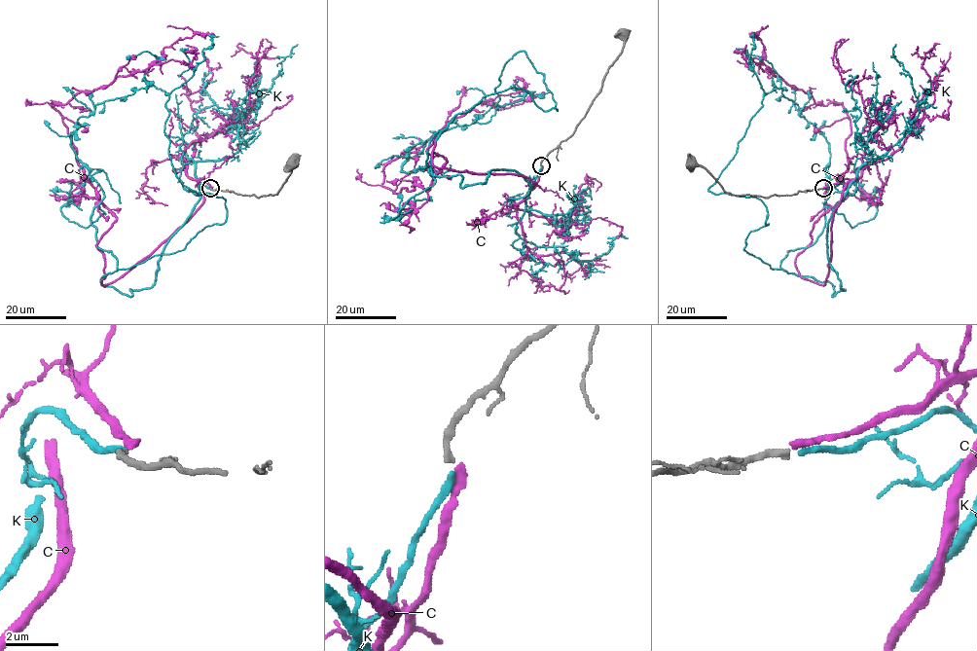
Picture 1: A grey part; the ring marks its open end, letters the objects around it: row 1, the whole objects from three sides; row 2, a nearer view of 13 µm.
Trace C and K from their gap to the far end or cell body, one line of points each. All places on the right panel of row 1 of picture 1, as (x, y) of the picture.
C: (823, 188), (849, 180), (821, 284), (795, 258), (848, 194), (850, 117), (760, 67), (768, 26)
K: (824, 189), (847, 187), (832, 296), (743, 249), (769, 224), (760, 199), (708, 190), (779, 88), (751, 57)

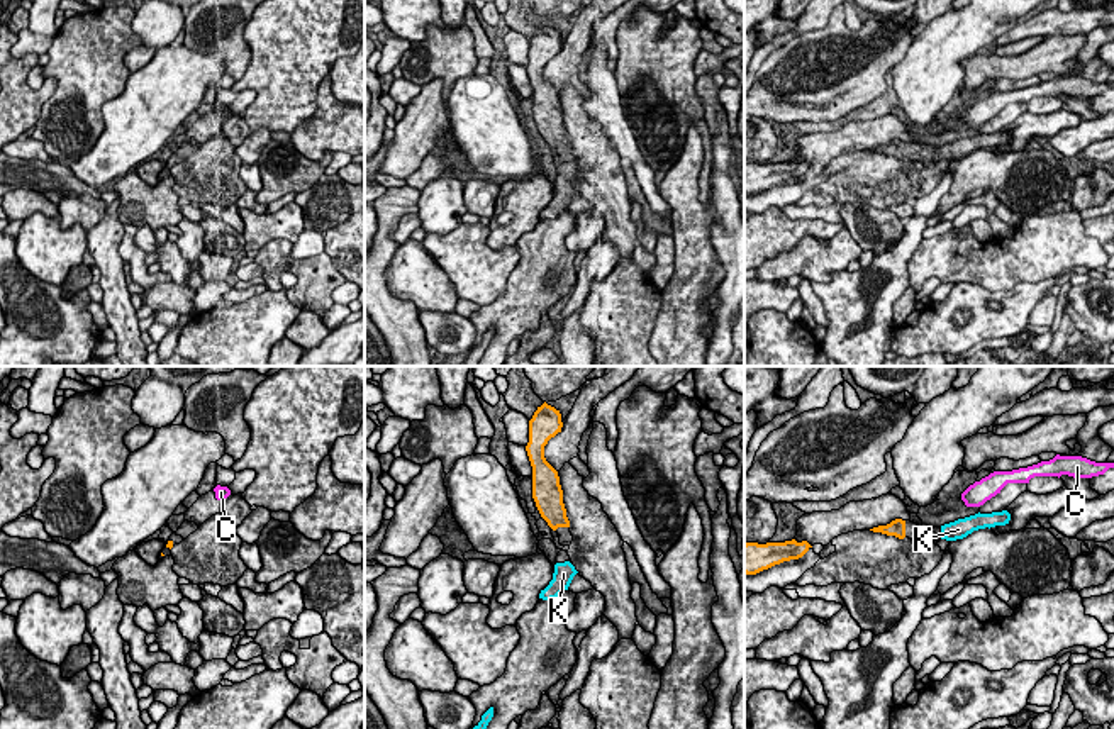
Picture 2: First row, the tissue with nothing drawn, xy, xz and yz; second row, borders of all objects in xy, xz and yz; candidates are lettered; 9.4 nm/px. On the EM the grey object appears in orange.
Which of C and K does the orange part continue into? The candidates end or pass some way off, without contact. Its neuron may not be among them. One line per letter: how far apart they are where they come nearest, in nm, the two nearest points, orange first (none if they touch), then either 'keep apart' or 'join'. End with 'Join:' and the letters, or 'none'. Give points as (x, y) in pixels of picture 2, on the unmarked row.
C: 600 nm | yz (904, 141), (962, 119) | keep apart
K: 320 nm | xz (555, 150), (565, 182) | join
Join: K

